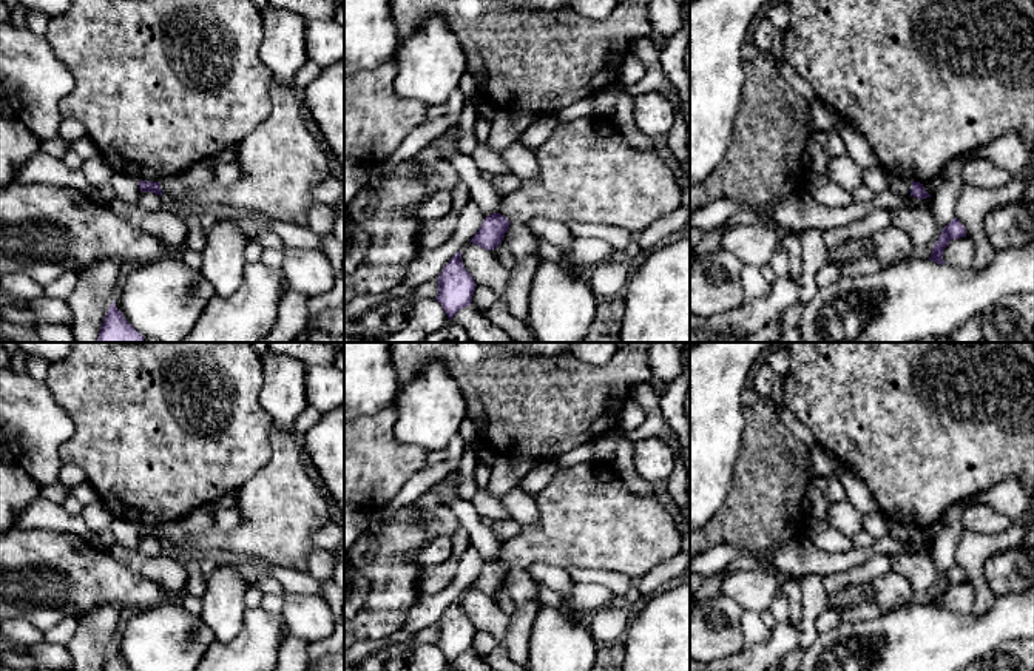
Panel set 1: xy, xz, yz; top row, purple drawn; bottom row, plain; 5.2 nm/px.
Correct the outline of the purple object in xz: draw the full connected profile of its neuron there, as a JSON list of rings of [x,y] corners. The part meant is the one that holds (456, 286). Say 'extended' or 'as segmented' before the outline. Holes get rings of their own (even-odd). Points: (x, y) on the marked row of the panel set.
as segmented | [[[461,250],[455,253],[441,270],[438,279],[438,296],[449,321],[472,302],[475,281],[461,262]]]

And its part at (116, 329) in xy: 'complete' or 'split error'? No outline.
complete

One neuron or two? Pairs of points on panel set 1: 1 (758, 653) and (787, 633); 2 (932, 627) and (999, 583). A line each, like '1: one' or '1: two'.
1: one
2: two

